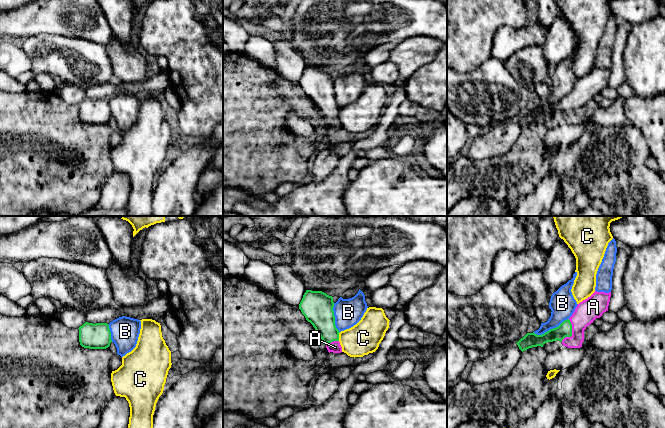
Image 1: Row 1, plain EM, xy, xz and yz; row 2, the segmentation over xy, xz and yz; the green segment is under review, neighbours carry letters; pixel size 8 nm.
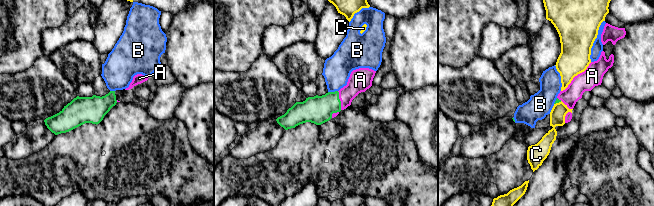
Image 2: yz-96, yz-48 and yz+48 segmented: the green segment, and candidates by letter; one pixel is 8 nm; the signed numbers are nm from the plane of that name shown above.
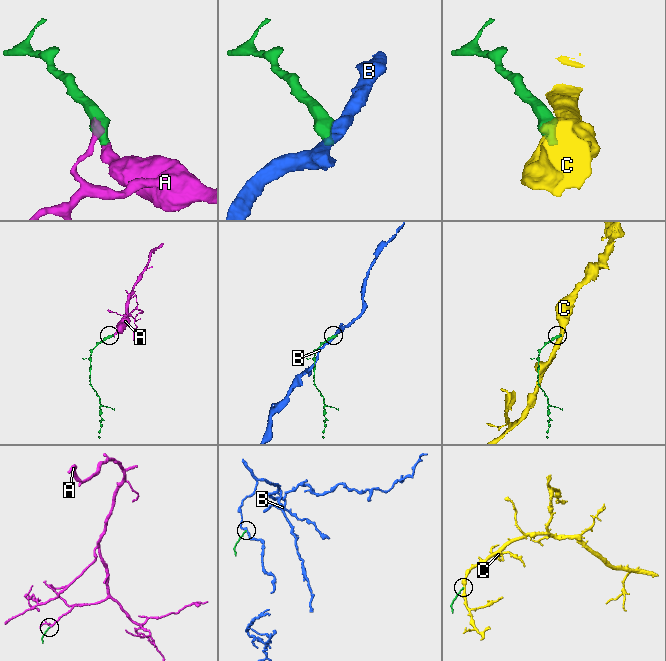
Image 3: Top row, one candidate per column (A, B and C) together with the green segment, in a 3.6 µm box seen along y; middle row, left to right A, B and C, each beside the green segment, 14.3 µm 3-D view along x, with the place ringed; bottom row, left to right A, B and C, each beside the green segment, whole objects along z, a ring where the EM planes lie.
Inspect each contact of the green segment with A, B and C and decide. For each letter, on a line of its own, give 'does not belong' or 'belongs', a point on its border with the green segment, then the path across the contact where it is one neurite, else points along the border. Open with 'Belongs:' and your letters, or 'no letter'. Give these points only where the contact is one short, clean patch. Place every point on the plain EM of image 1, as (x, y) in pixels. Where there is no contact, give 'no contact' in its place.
Belongs: A
A: belongs; contact yz (571, 108); way yz (564, 105), (571, 108), (588, 86)
B: does not belong; contact yz (550, 105); border yz (568, 94), (541, 110), (533, 108)
C: does not belong; contact xz (338, 112); border xz (340, 108), (338, 116)

